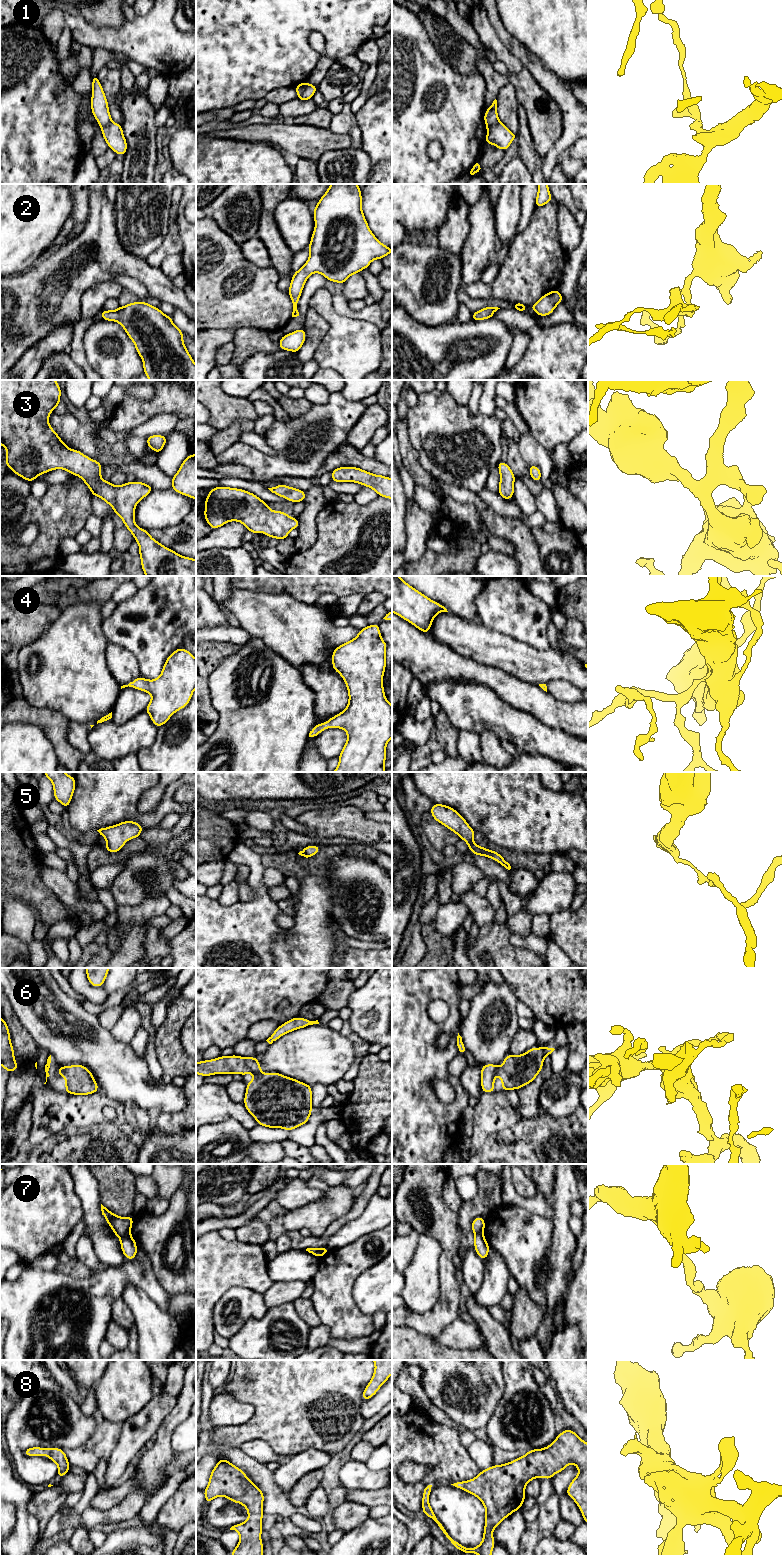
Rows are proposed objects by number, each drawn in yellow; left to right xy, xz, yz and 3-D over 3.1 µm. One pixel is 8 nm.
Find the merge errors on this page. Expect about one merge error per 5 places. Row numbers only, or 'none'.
1, 5, 7

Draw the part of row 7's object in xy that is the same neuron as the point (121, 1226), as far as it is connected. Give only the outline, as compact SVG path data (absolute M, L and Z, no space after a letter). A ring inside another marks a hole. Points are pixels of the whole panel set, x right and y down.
M101 1204L102 1215L105 1217L108 1225L112 1228L113 1233L118 1237L122 1238L126 1234L130 1233L134 1216L120 1217Z

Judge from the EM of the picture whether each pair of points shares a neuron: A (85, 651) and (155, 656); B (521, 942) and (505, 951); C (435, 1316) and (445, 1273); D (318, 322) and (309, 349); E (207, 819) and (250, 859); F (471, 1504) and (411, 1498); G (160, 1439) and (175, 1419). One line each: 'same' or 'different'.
A: different
B: different
C: same
D: same
E: different
F: different
G: same

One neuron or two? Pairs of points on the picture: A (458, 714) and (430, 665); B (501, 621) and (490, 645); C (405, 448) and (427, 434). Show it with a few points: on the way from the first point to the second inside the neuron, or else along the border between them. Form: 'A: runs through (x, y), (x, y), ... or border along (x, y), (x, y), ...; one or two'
A: border along (463, 681), (434, 681), (424, 686); two
B: border along (478, 620), (486, 627), (513, 637), (518, 641); two
C: border along (407, 435), (421, 465); two

